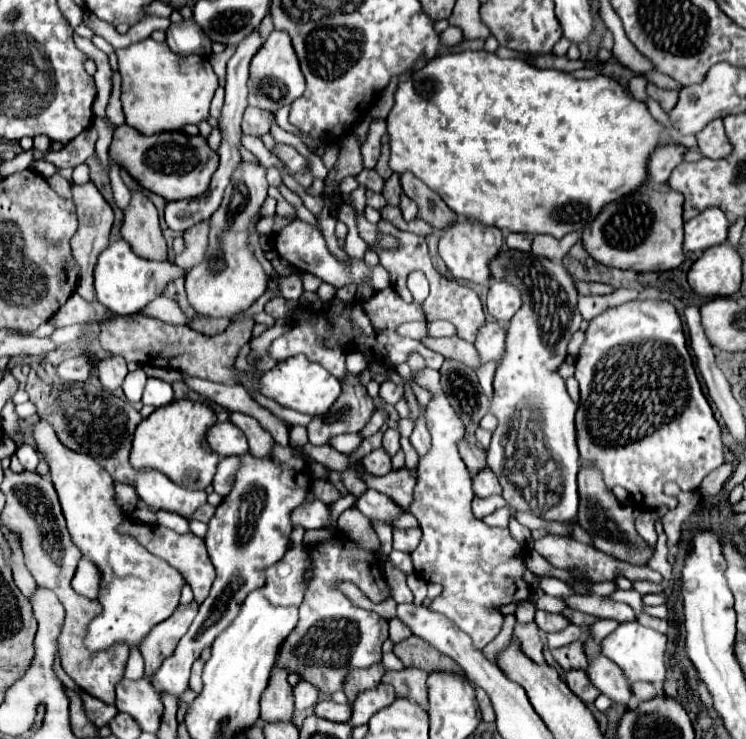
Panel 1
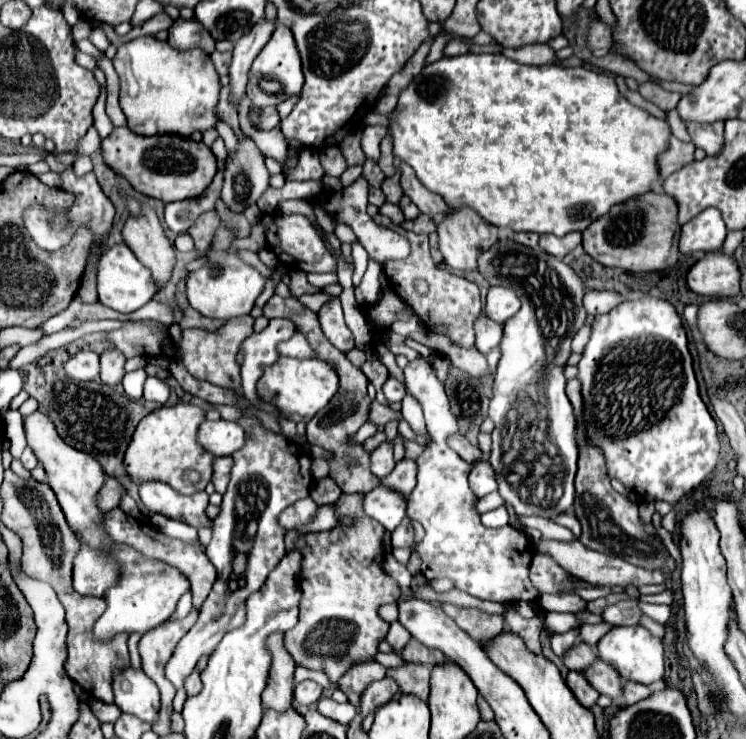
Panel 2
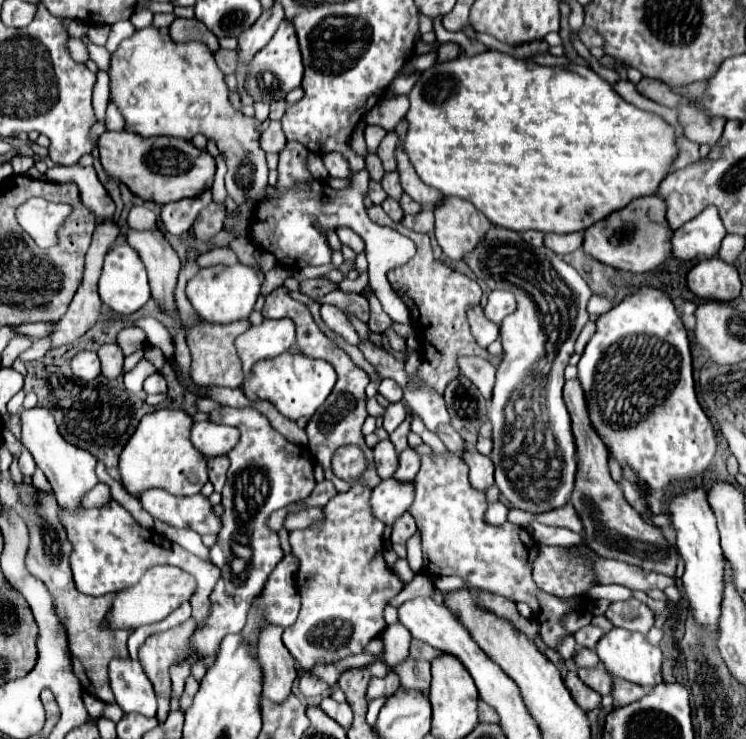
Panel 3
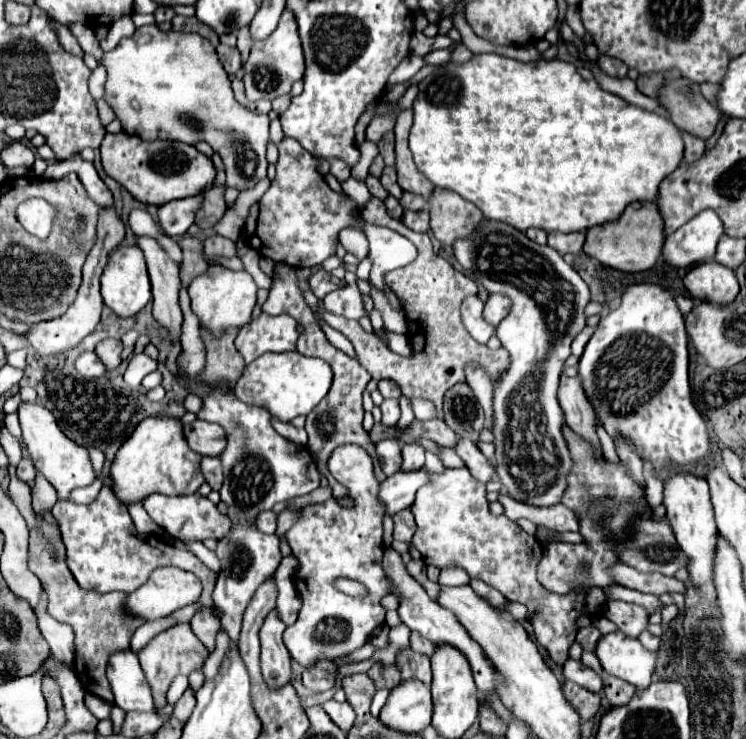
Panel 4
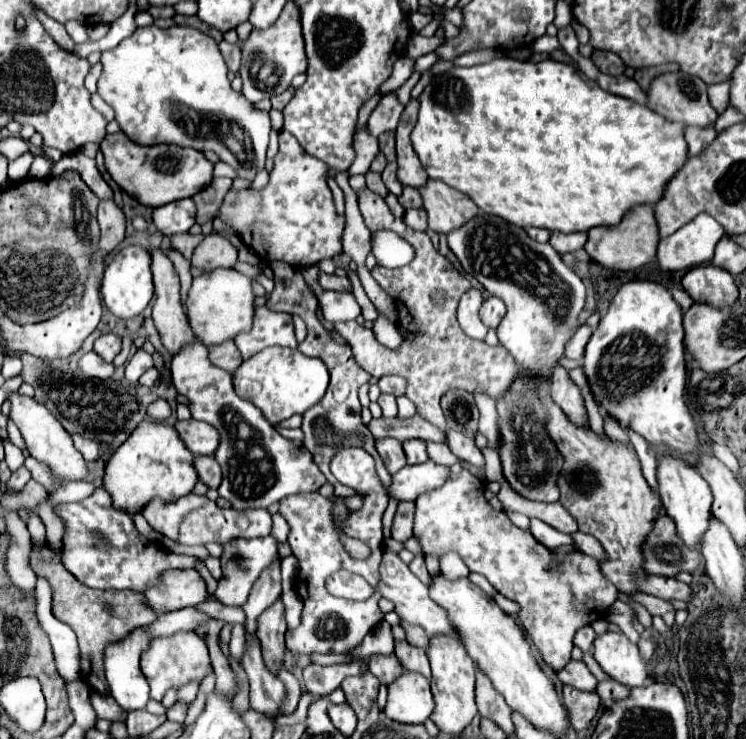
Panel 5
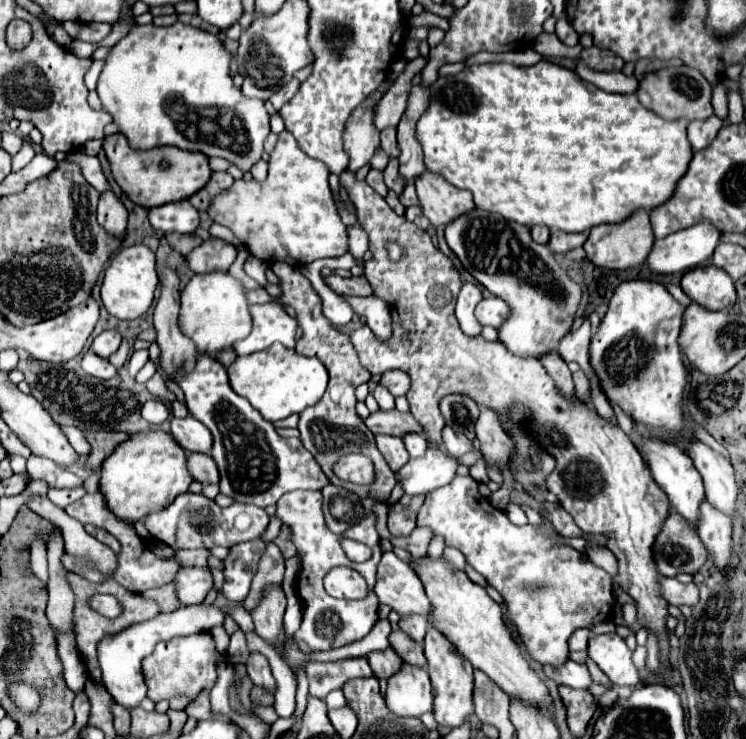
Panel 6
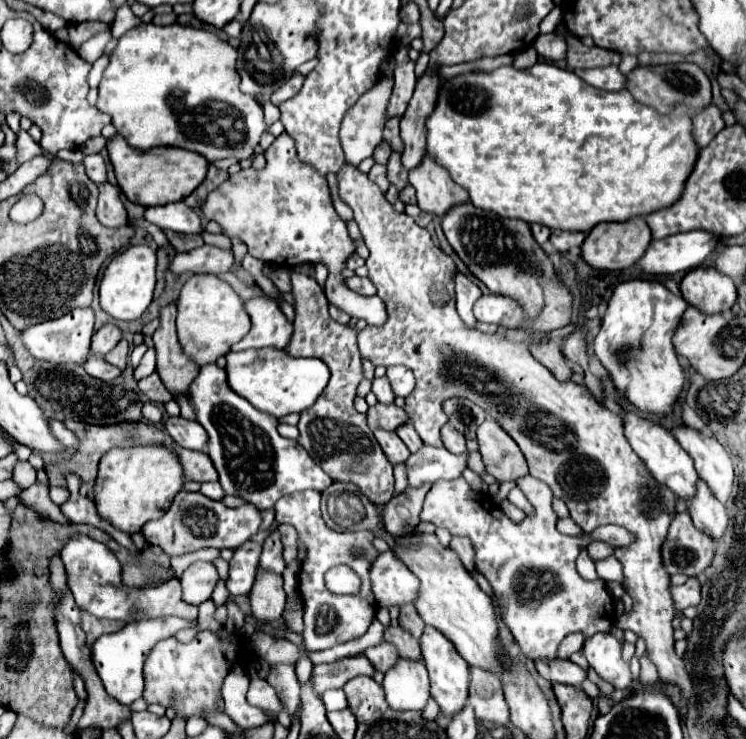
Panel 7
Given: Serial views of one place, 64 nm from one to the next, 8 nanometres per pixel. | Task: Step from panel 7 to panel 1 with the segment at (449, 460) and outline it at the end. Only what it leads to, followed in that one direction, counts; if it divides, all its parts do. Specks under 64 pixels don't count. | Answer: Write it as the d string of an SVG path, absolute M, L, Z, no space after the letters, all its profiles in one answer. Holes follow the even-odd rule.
M366 490L356 500L356 508L370 520L384 520L390 526L394 524L392 520L396 520L404 512L394 500L390 500L386 494L382 494L378 490Z

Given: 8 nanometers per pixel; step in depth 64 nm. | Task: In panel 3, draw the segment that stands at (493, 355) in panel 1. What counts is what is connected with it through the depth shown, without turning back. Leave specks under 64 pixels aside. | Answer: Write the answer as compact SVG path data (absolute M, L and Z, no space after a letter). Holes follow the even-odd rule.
M480 304L468 308L468 324L470 324L470 330L472 330L476 342L478 342L482 348L486 348L490 342L498 340L498 336L500 336L500 326L494 324L494 322L490 322L490 320L484 316Z

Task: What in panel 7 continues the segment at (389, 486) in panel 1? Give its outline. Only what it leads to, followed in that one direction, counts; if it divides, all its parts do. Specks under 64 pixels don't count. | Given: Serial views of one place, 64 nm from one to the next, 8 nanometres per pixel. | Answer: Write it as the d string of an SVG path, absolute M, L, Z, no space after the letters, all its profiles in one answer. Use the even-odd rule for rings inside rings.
M404 422L402 426L398 426L396 434L402 438L402 442L408 446L408 450L410 450L410 452L416 452L416 448L420 448L420 446L422 446L420 436L418 436L418 432L414 430L414 426L412 426L410 422Z

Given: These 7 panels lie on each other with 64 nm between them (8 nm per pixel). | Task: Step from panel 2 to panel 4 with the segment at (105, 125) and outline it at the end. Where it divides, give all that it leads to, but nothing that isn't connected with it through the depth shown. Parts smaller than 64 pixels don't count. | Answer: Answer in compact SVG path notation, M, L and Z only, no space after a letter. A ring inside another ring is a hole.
M98 64L96 70L92 70L90 82L88 82L90 94L92 94L94 98L102 98L102 96L104 96L104 80L106 80L106 68L104 68L102 64Z

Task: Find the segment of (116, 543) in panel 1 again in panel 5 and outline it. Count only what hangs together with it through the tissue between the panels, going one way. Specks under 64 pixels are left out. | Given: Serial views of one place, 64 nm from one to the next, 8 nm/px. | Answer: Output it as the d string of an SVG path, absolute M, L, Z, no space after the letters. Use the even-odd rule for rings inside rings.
M12 392L8 394L6 402L10 402L10 414L8 420L12 420L18 430L22 432L22 438L26 442L26 448L30 450L30 456L34 456L36 460L48 464L52 468L52 472L60 478L62 484L68 482L78 482L84 480L88 476L88 466L86 460L82 458L82 454L74 448L70 434L62 428L62 424L48 412L48 408L44 408L42 404L38 404L34 398L24 396L20 392ZM194 568L168 570L156 588L144 592L146 602L158 612L172 612L188 606L196 606L206 600L204 578Z

